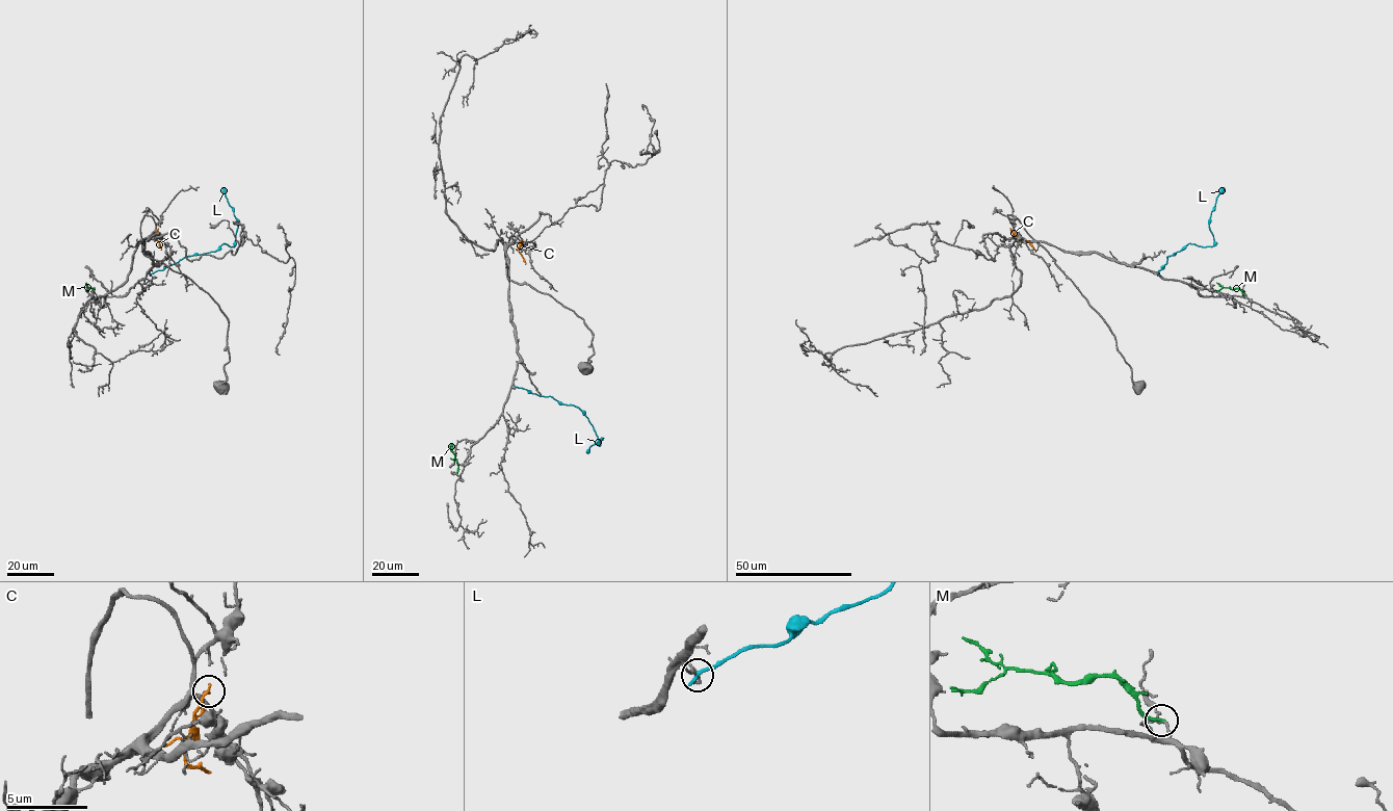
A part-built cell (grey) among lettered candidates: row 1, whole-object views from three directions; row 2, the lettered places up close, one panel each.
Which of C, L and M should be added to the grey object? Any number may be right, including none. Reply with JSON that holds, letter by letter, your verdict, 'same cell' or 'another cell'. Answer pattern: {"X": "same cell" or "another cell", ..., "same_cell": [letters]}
{"C": "another cell", "L": "another cell", "M": "another cell", "same_cell": []}

